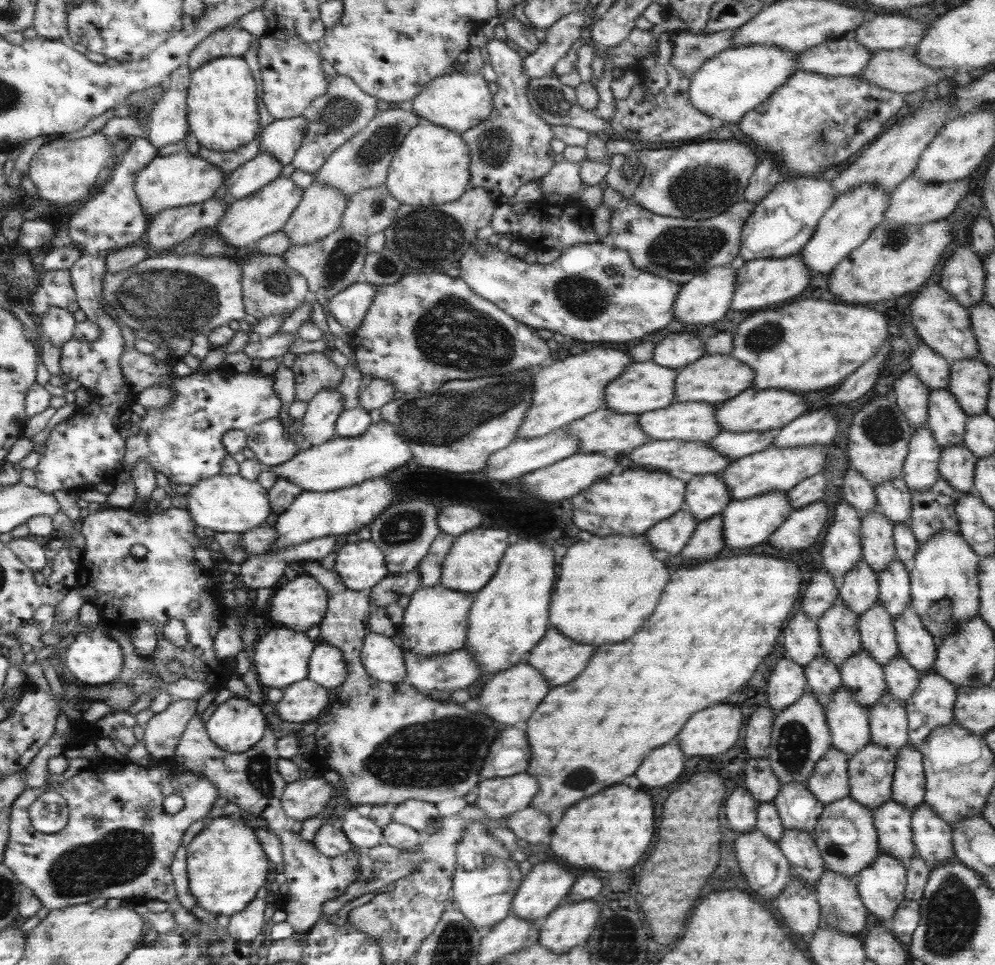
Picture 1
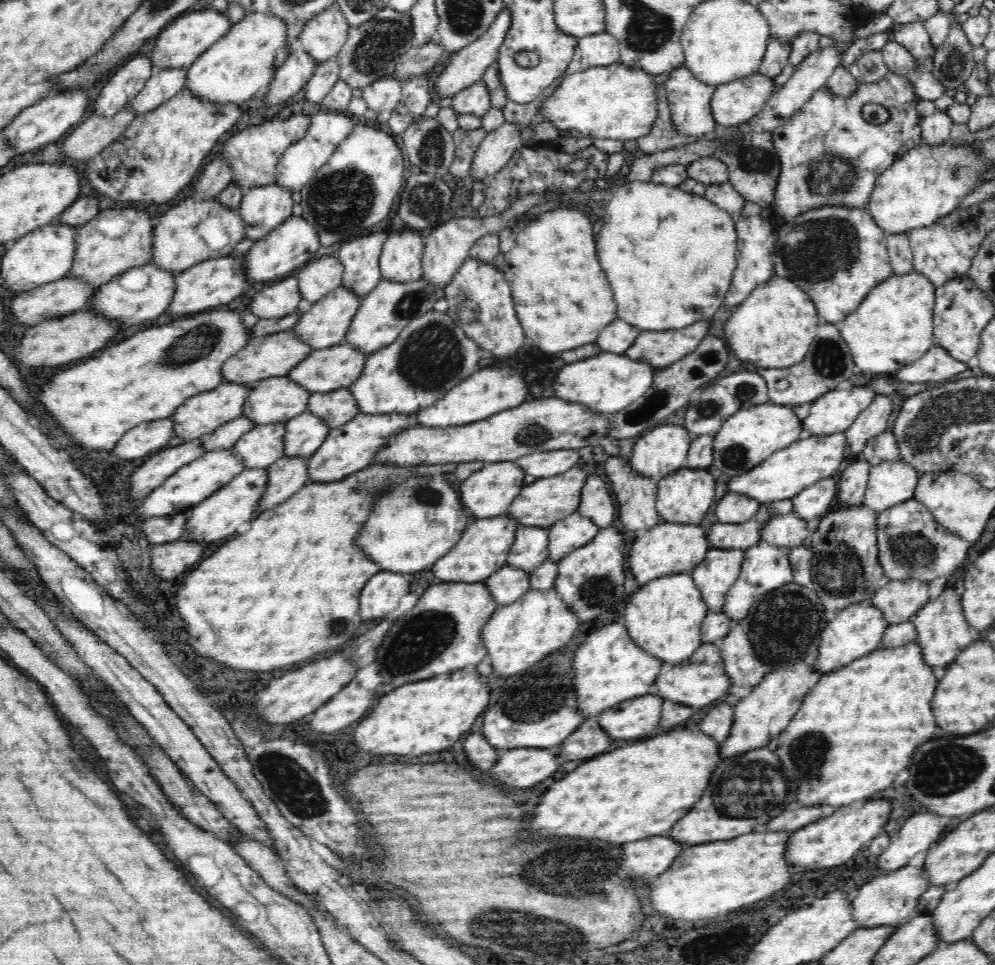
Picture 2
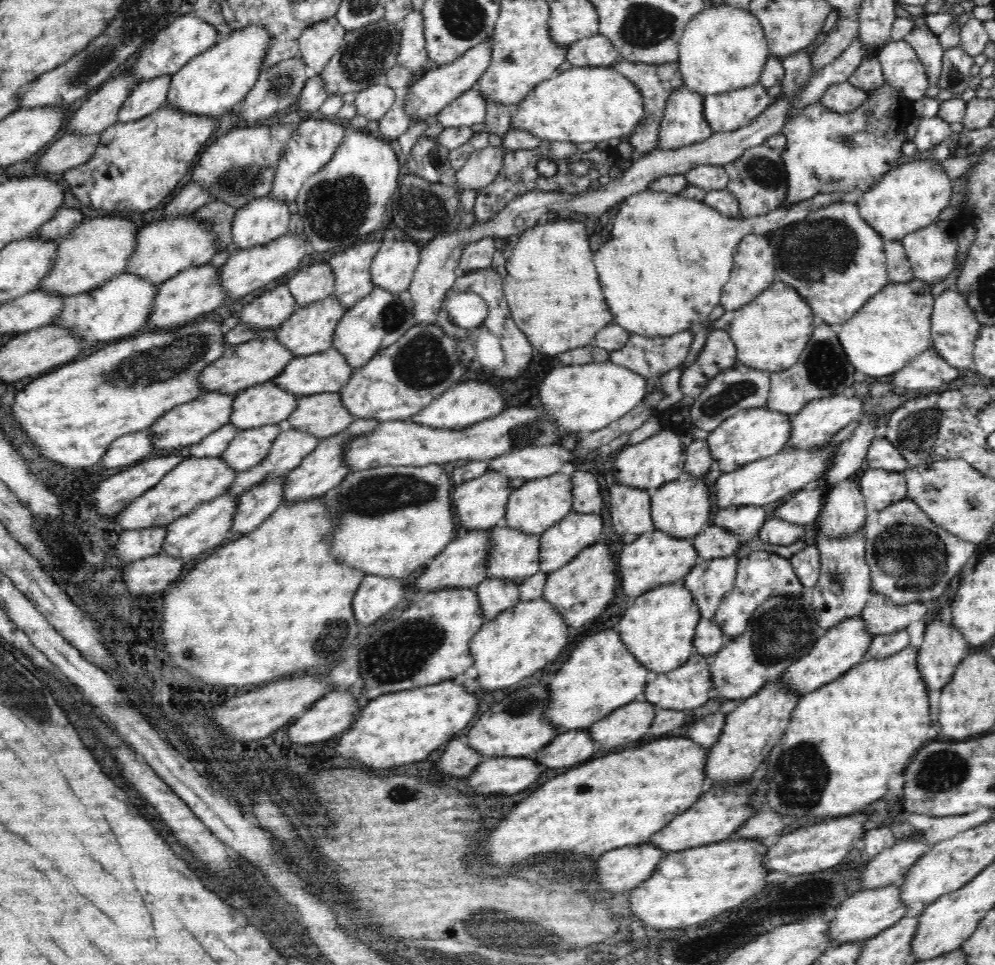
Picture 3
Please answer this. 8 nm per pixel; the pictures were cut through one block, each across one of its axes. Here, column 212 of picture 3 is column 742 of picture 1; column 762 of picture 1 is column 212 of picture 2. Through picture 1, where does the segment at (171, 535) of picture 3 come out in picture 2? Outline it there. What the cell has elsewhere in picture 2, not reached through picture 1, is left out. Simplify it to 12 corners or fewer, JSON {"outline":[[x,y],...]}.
{"outline":[[245,468],[190,510],[184,540],[247,527],[268,469]]}

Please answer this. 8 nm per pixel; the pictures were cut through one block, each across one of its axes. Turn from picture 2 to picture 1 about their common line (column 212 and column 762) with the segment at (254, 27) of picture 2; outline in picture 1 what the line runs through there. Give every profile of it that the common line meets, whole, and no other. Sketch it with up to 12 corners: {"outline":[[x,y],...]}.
{"outline":[[775,45],[726,48],[688,95],[716,124],[737,122],[796,70]]}

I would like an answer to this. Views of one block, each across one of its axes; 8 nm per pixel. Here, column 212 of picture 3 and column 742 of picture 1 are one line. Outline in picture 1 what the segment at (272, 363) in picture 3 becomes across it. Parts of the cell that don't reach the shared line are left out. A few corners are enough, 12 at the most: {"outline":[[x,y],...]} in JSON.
{"outline":[[706,354],[675,370],[673,396],[721,406],[751,386],[749,366]]}

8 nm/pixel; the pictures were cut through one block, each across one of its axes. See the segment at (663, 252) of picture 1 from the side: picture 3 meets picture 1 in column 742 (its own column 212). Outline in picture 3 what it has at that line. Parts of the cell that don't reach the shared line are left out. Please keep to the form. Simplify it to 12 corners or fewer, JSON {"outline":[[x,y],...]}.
{"outline":[[210,200],[195,217],[209,222],[224,250],[233,240],[237,208],[223,200]]}

